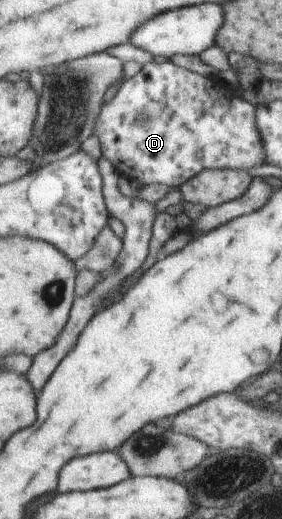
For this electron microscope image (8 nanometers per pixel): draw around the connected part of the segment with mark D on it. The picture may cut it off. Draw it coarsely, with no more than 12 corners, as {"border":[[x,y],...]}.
{"border":[[145,63],[94,134],[119,176],[181,188],[266,164],[232,85]]}

